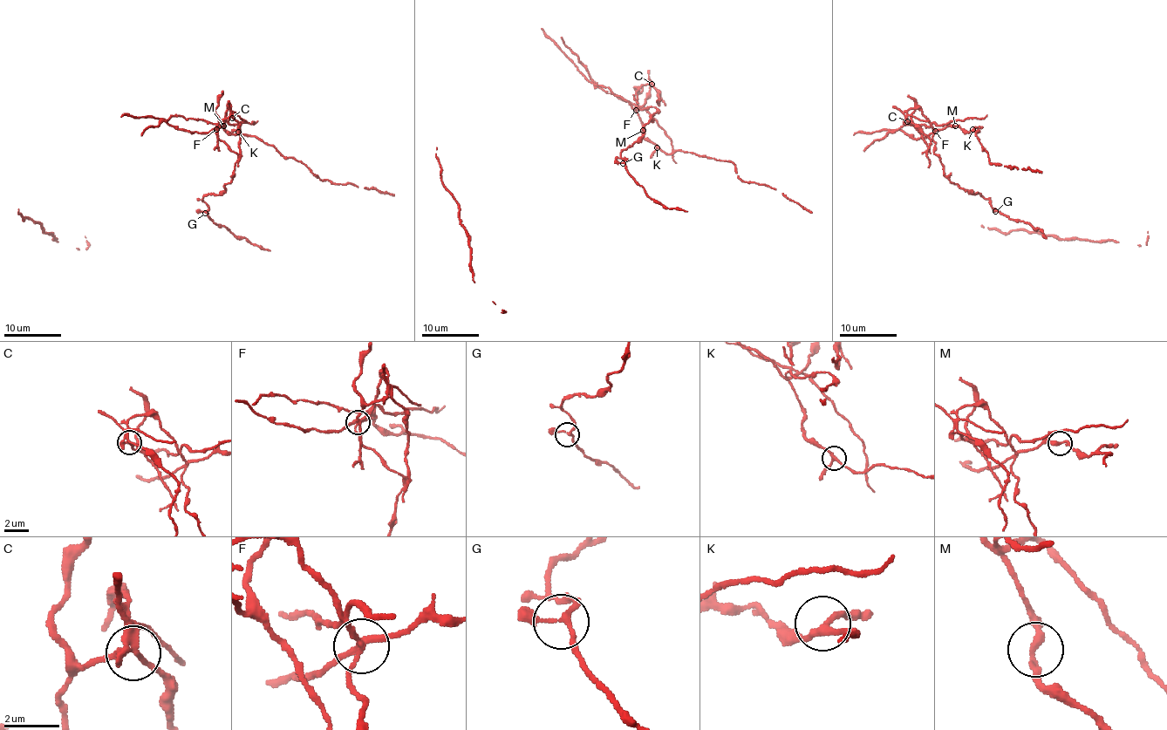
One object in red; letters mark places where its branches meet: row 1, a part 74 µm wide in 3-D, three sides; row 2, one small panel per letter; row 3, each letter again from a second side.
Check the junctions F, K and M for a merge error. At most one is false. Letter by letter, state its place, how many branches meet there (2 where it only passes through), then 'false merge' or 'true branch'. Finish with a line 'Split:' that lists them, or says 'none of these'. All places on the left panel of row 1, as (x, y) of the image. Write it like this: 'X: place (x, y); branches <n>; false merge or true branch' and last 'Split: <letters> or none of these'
F: place (216, 129); branches 4; false merge
K: place (238, 132); branches 3; true branch
M: place (223, 126); branches 3; true branch
Split: F

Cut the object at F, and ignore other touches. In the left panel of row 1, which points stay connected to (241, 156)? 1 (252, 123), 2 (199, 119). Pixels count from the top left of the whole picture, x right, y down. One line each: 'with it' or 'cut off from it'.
1: with it
2: with it

